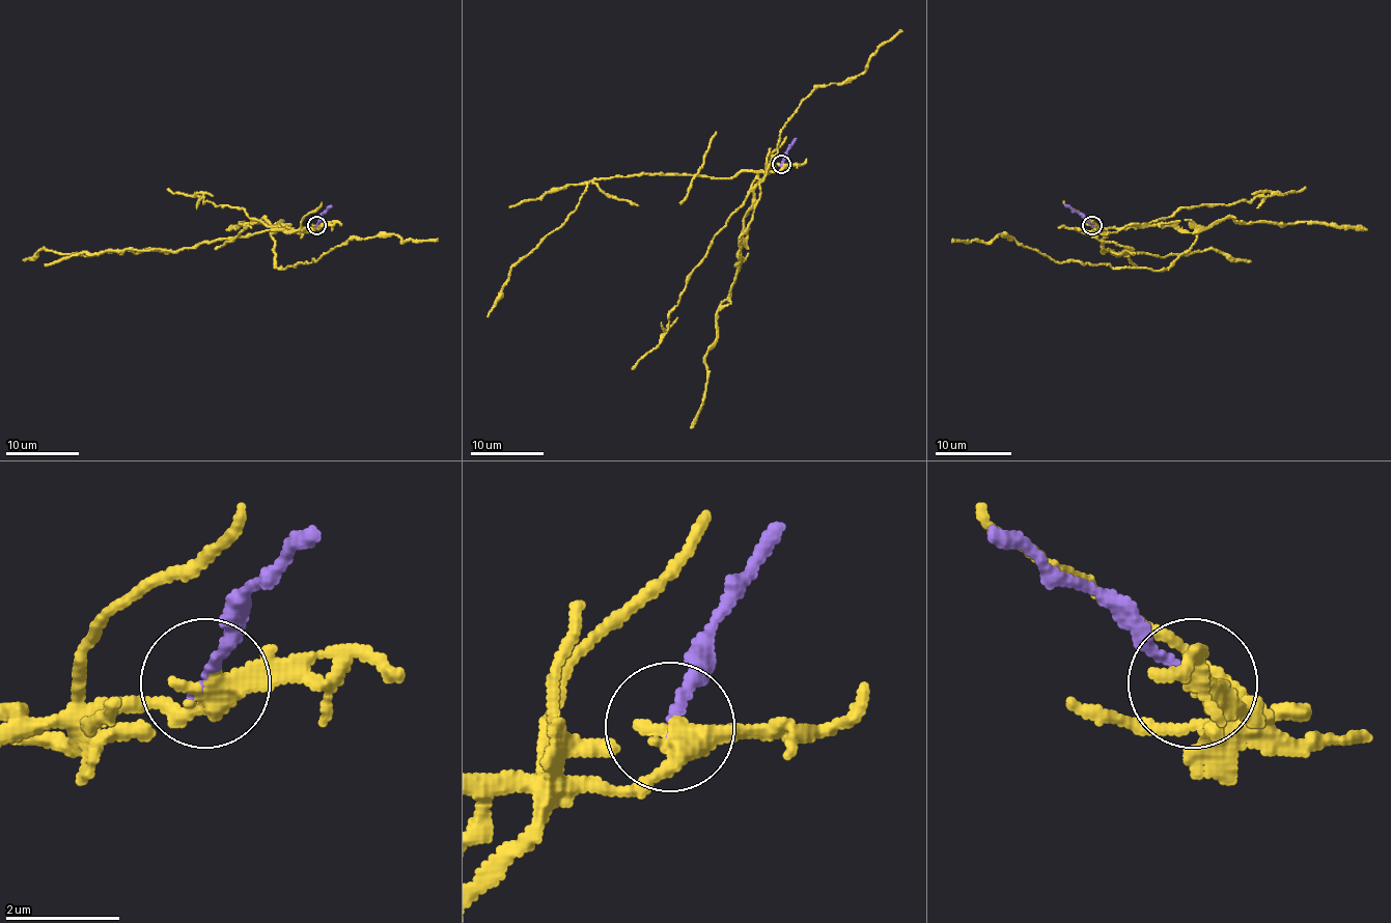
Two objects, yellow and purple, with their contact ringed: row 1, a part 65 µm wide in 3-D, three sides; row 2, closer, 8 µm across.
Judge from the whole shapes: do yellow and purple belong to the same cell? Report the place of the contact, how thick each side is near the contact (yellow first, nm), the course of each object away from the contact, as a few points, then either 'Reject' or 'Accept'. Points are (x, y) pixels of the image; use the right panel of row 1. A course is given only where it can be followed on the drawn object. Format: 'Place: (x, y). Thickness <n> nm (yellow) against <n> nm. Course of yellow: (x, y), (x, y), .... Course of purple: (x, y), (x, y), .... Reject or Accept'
Place: (1091, 225). Thickness 400 nm (yellow) against 140 nm. Course of yellow: (1091, 224), (1179, 226), (1197, 240), (1159, 271), (1055, 262), (999, 234), (951, 240). Course of purple: (1091, 224), (1064, 203). Reject

